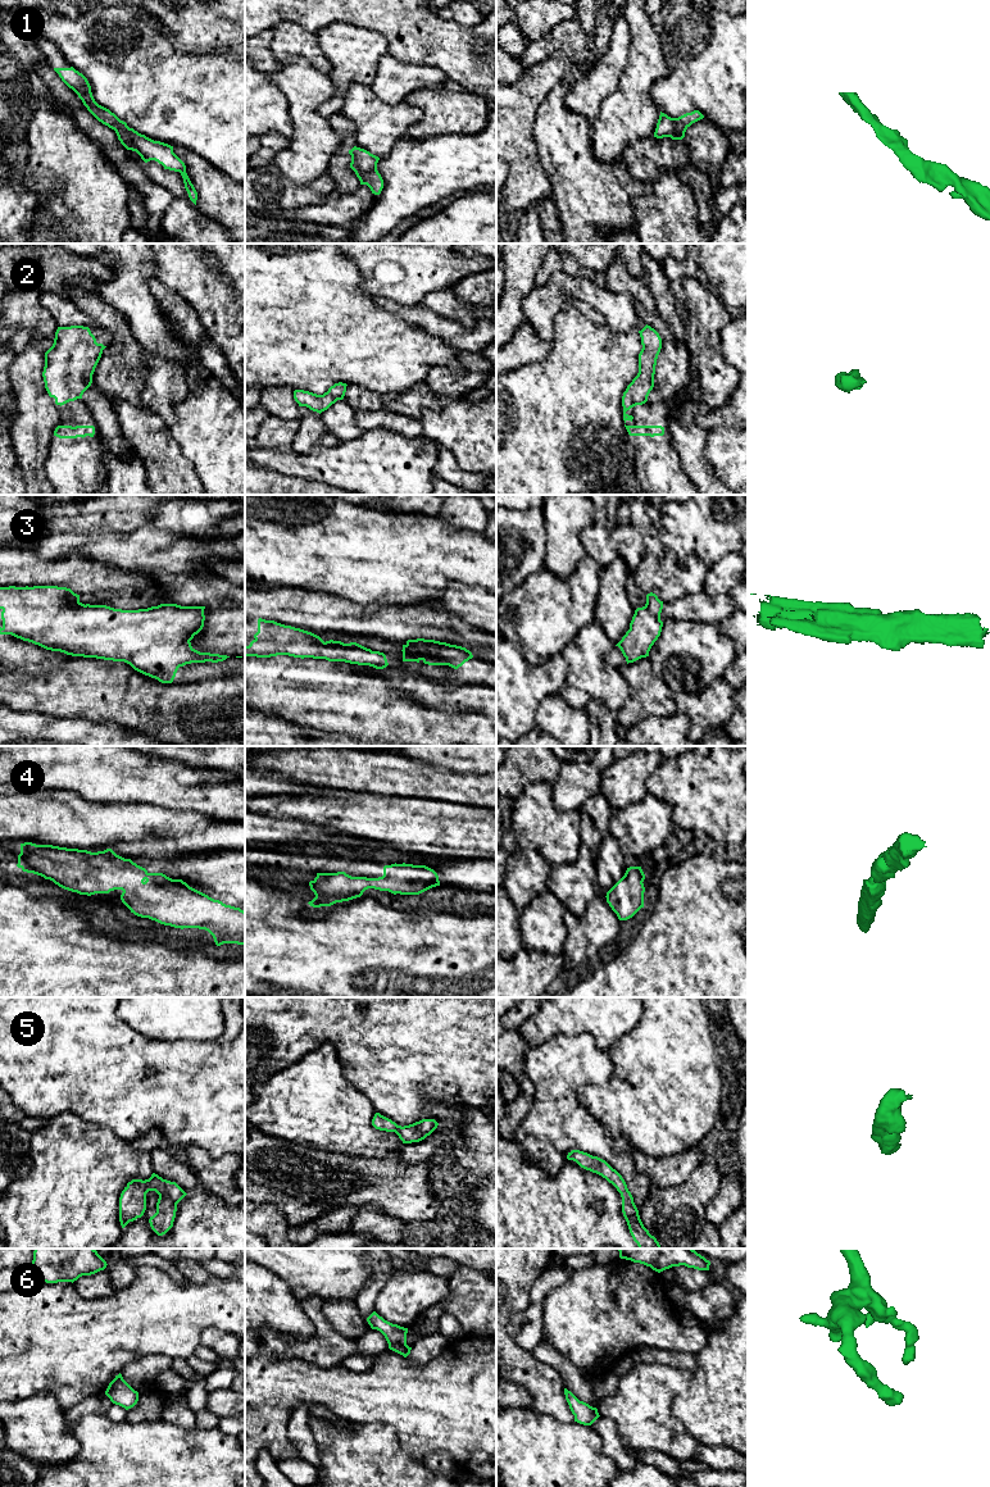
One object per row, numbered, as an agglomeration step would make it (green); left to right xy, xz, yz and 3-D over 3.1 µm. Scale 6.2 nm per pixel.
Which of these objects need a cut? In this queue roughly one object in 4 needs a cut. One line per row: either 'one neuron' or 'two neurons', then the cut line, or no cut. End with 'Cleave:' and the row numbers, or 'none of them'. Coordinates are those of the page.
1: one neuron; no cut
2: one neuron; no cut
3: one neuron; no cut
4: one neuron; no cut
5: one neuron; no cut
6: one neuron; no cut
Cleave: none of them

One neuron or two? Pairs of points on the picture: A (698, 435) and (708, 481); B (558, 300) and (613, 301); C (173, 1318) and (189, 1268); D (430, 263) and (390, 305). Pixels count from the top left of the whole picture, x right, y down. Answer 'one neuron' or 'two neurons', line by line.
A: one neuron
B: one neuron
C: two neurons
D: two neurons

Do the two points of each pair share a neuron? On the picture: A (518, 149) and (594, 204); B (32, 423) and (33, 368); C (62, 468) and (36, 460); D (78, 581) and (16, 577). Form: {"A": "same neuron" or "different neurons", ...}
{"A": "different neurons", "B": "same neuron", "C": "different neurons", "D": "same neuron"}

